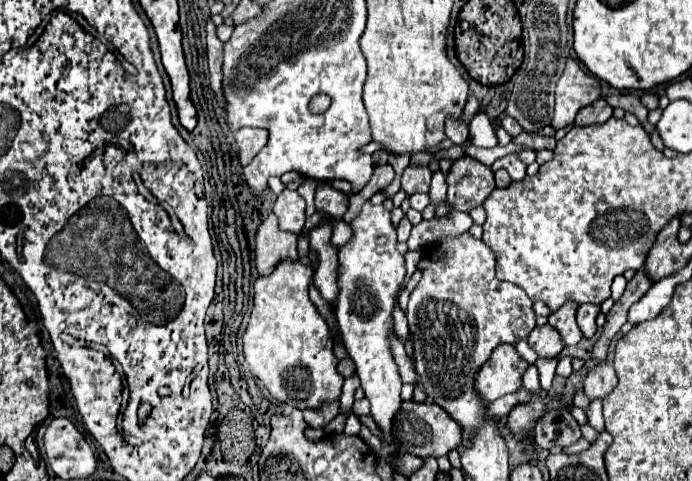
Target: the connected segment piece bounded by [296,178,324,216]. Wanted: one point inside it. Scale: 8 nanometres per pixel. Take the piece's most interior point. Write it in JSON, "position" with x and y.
{"position":[307,189]}

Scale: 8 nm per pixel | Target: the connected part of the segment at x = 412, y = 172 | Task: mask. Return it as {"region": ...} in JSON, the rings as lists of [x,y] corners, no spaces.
{"region":[[[408,166],[402,174],[402,182],[416,182],[416,192],[428,192],[430,178],[432,172],[428,166]]]}

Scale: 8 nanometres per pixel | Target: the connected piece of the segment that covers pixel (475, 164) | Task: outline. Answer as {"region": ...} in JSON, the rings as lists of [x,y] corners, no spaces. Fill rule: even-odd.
{"region":[[[462,156],[452,164],[446,182],[448,202],[460,212],[482,206],[484,198],[496,188],[494,172],[470,156]]]}

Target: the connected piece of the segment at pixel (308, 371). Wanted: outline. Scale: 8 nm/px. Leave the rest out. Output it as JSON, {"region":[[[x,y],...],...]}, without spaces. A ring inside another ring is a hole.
{"region":[[[282,262],[270,276],[262,276],[254,282],[254,310],[250,324],[244,332],[244,358],[250,372],[266,386],[266,390],[280,402],[292,404],[300,410],[318,410],[324,404],[336,402],[342,394],[344,376],[336,370],[338,358],[334,354],[334,342],[330,338],[328,324],[318,314],[308,296],[308,284],[314,270],[300,262]]]}

